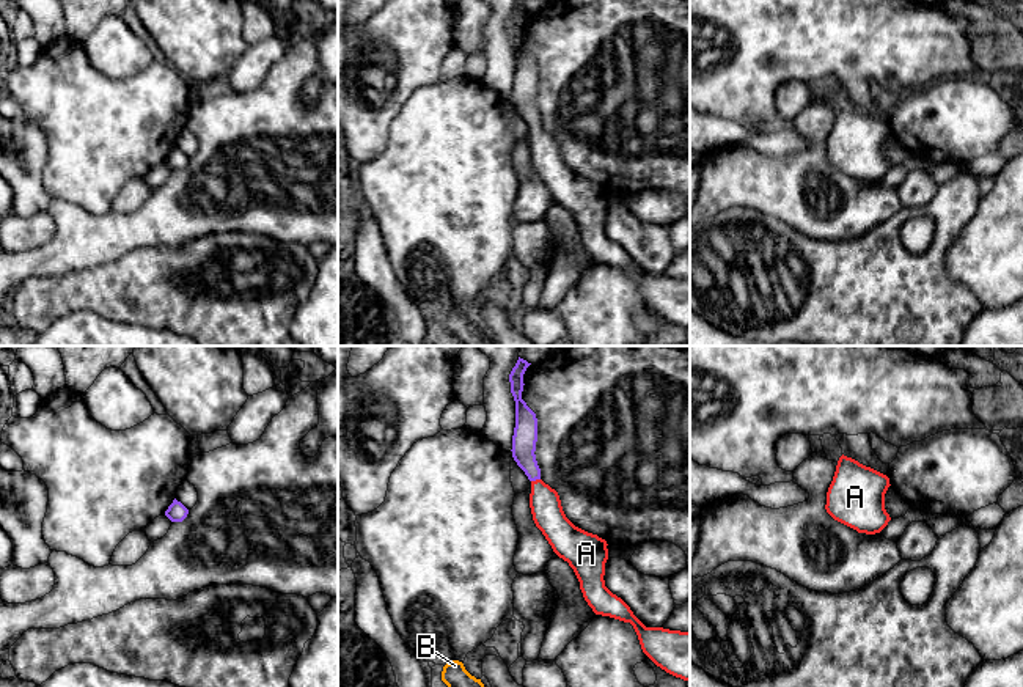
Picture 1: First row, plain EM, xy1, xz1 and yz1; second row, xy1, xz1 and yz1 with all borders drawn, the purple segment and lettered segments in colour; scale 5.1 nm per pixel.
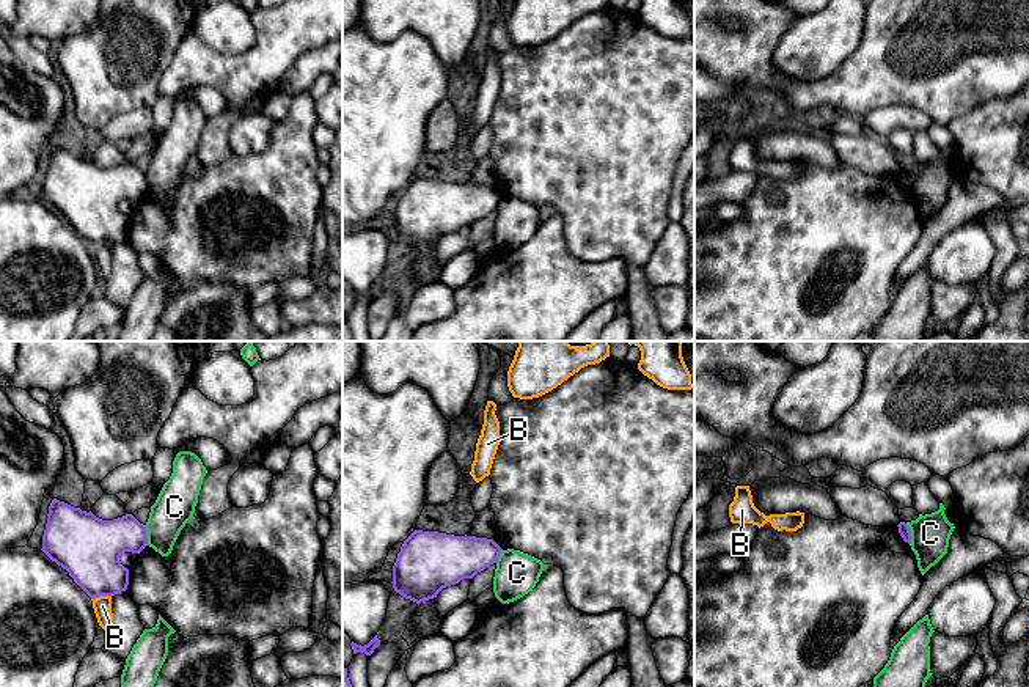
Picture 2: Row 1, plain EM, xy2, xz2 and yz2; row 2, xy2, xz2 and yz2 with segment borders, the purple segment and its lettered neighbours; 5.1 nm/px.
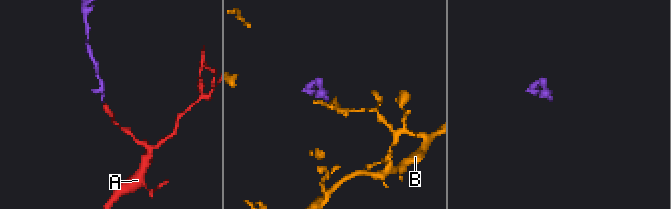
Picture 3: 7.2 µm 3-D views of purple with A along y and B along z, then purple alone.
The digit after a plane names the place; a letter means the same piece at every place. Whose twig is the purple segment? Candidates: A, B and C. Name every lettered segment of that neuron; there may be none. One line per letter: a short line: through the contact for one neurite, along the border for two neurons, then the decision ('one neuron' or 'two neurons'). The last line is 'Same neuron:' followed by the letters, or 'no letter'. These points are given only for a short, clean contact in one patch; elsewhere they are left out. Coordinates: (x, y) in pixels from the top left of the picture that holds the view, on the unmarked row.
A: xz1 (525, 80), (525, 107), (535, 128), (546, 154) | one neuron
B: xy2 (110, 242), (91, 247) | two neurons
C: yz2 (905, 172), (910, 180), (910, 192) | two neurons
Same neuron: A

